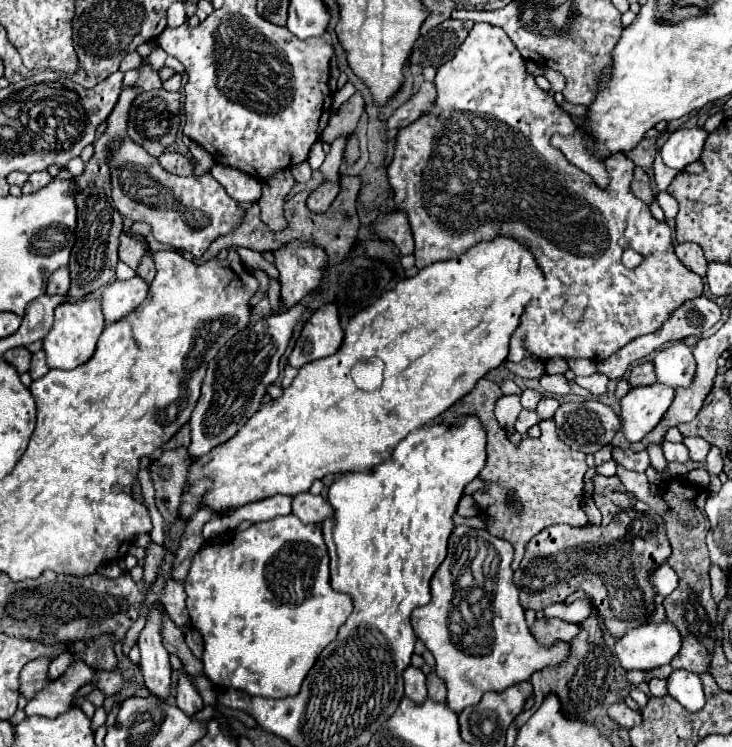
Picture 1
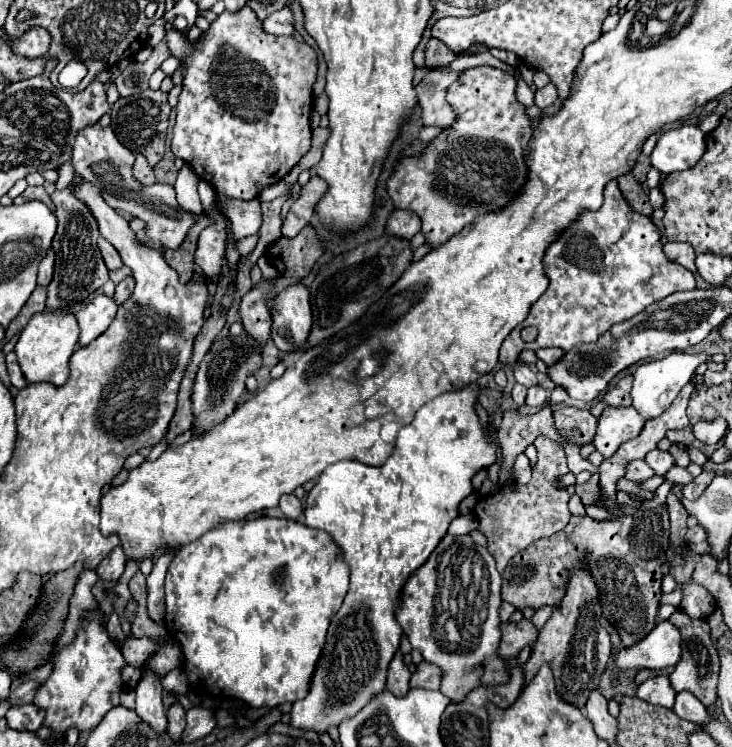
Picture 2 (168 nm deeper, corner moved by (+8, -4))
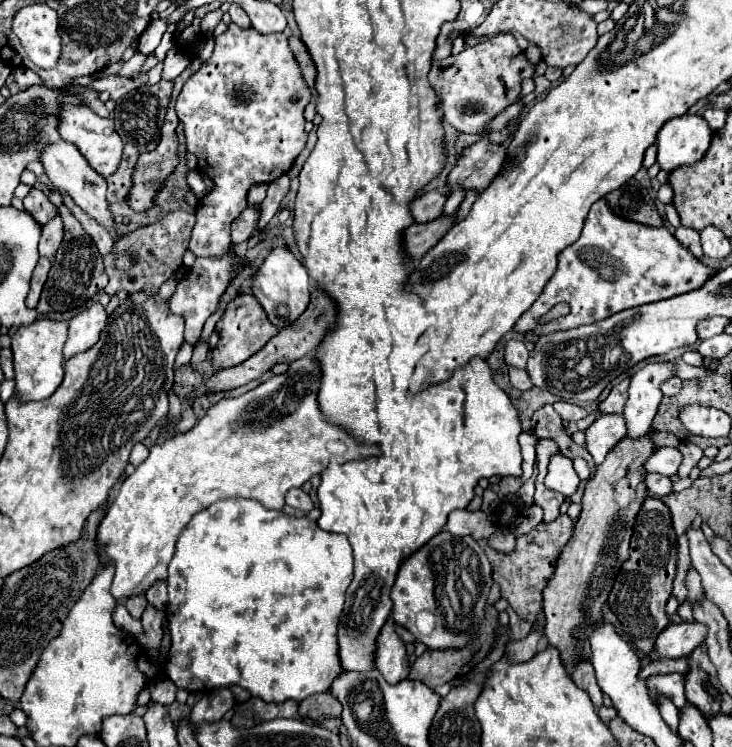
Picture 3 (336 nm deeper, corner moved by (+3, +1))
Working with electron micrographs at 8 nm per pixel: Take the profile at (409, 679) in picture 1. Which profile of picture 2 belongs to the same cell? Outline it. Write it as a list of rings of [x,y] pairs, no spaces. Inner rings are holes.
[[[396,652],[394,654],[394,660],[390,662],[390,668],[388,668],[388,690],[394,694],[394,696],[404,696],[410,686],[408,686],[408,680],[410,680],[410,670],[404,666],[402,662],[402,654]]]

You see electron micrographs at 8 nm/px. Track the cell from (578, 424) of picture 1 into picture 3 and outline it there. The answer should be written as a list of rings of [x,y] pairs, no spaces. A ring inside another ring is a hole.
[[[557,401],[553,403],[553,409],[559,413],[561,419],[565,421],[579,421],[579,419],[585,419],[587,417],[587,411],[579,405],[573,405],[573,403],[567,403],[567,401]]]

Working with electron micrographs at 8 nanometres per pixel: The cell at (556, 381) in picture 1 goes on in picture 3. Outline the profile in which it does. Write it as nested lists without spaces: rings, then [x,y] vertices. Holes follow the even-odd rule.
[[[509,341],[505,347],[505,361],[511,367],[517,369],[525,369],[527,367],[527,359],[529,359],[529,351],[525,347],[523,341]]]

